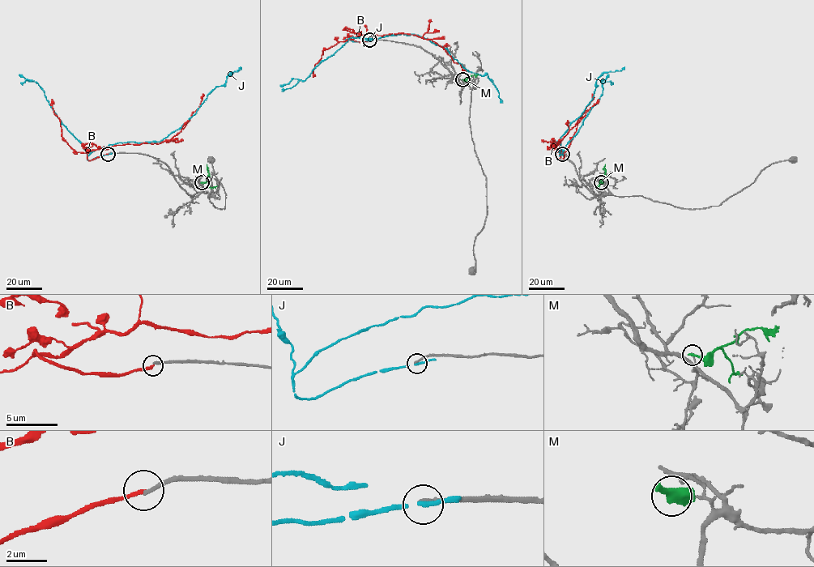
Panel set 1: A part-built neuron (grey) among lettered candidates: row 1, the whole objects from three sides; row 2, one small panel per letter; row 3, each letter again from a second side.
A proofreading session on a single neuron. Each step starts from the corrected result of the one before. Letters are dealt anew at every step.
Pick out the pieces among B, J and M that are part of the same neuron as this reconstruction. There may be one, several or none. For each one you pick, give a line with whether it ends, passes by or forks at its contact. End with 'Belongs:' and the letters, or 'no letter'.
Belongs: no letter

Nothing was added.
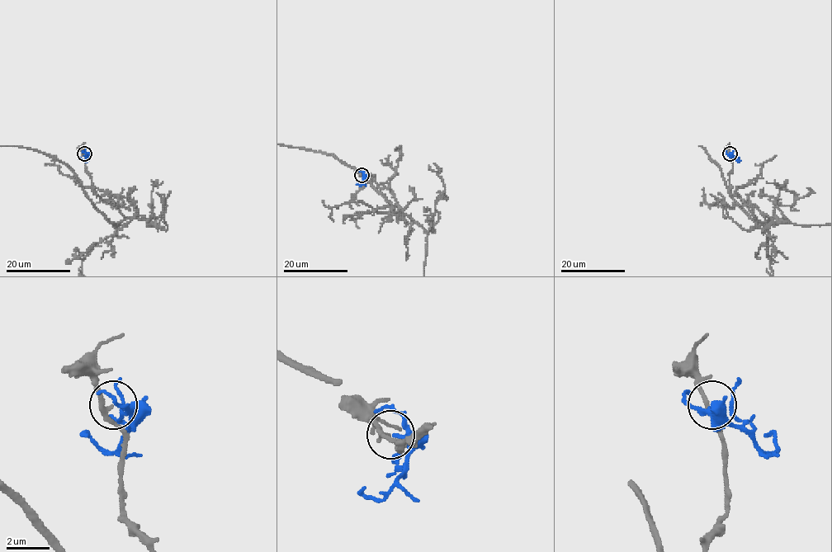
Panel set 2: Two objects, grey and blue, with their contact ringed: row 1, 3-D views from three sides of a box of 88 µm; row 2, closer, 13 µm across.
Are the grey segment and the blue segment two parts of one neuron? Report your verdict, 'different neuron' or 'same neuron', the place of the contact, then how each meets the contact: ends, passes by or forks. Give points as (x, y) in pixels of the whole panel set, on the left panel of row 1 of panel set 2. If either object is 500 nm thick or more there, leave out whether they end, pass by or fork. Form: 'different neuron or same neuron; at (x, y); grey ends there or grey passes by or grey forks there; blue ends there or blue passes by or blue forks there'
different neuron; at (84, 153); grey passes by; blue passes by

